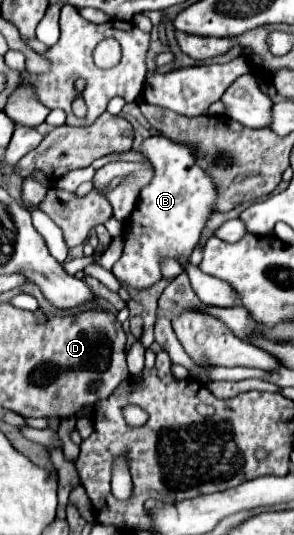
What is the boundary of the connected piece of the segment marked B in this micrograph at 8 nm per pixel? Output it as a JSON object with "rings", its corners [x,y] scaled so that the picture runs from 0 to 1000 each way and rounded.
{"rings":[[[541,252],[500,256],[480,267],[473,286],[520,301],[527,331],[514,346],[500,346],[493,357],[480,357],[452,398],[418,417],[425,465],[412,484],[378,503],[384,514],[418,533],[439,533],[452,540],[493,540],[548,525],[554,484],[629,484],[629,510],[643,514],[656,544],[690,566],[731,574],[813,570],[820,563],[806,563],[806,551],[793,548],[793,536],[779,529],[697,514],[643,484],[684,443],[684,432],[697,428],[697,417],[731,398],[745,368],[738,346],[724,346],[724,331],[711,331],[711,323],[697,323],[697,316],[677,312],[677,282],[656,279],[650,267],[609,267]]]}

